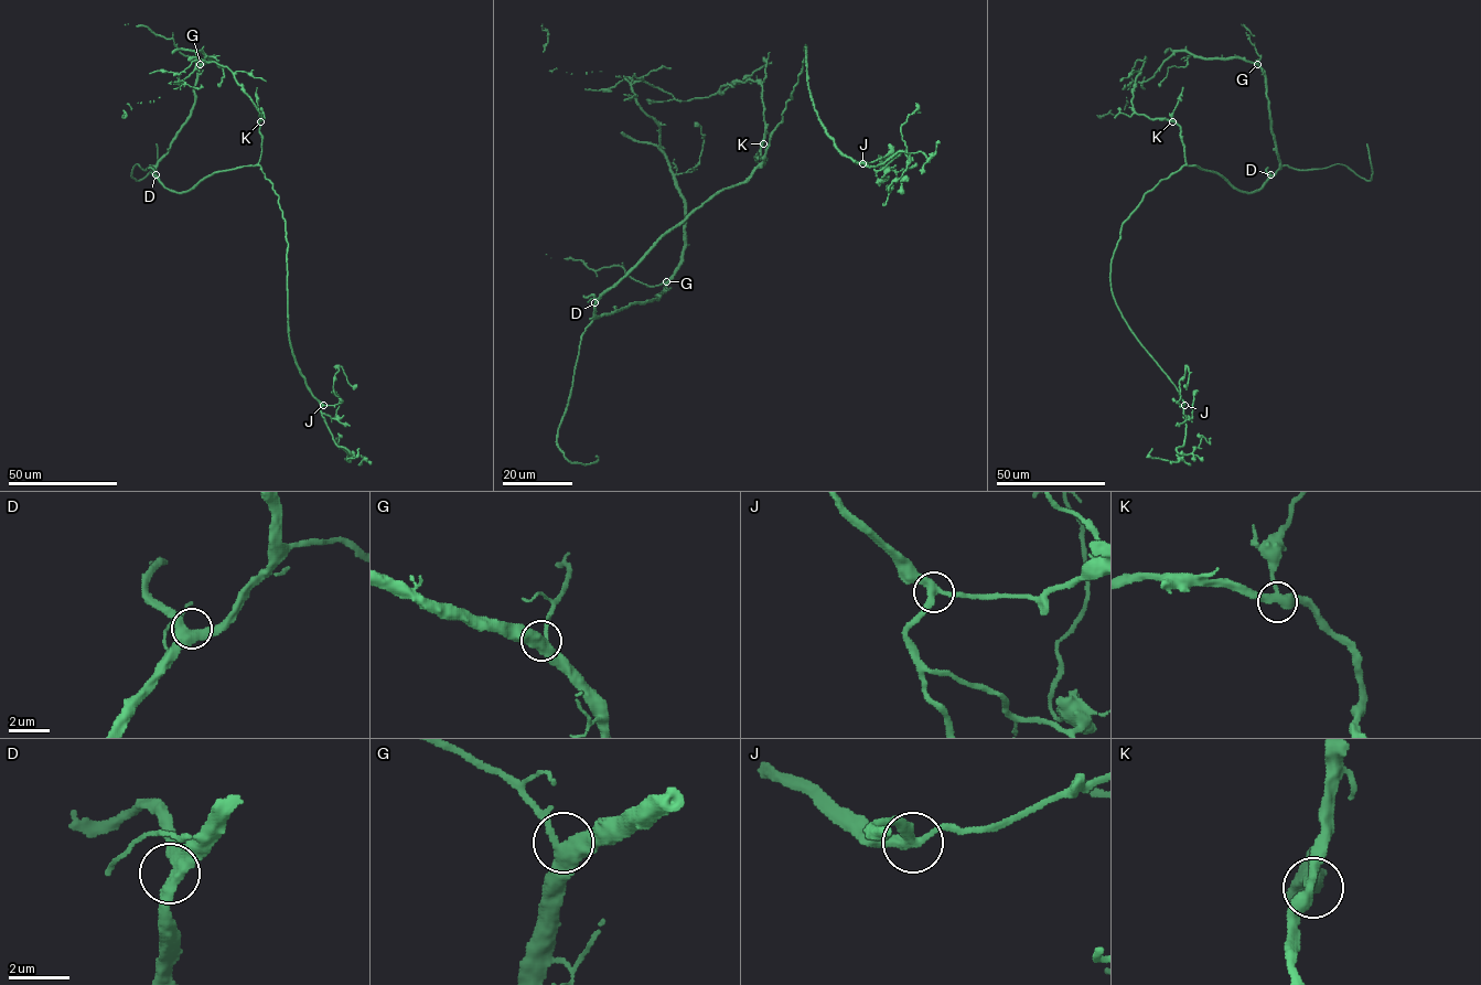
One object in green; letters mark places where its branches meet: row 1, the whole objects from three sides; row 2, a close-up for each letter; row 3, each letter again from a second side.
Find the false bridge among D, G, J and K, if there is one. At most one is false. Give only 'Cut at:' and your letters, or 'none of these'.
Cut at: none of these

